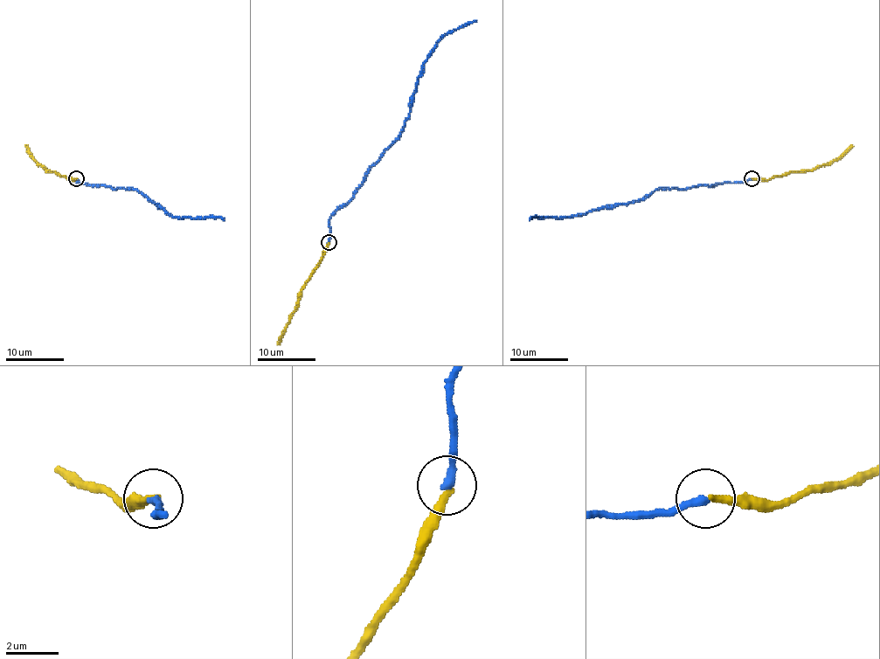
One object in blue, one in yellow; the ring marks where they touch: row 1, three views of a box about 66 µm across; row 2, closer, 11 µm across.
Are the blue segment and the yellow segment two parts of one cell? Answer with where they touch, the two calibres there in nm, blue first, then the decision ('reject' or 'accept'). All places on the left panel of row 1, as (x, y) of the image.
(76, 178) | 320/280 nm | accept

